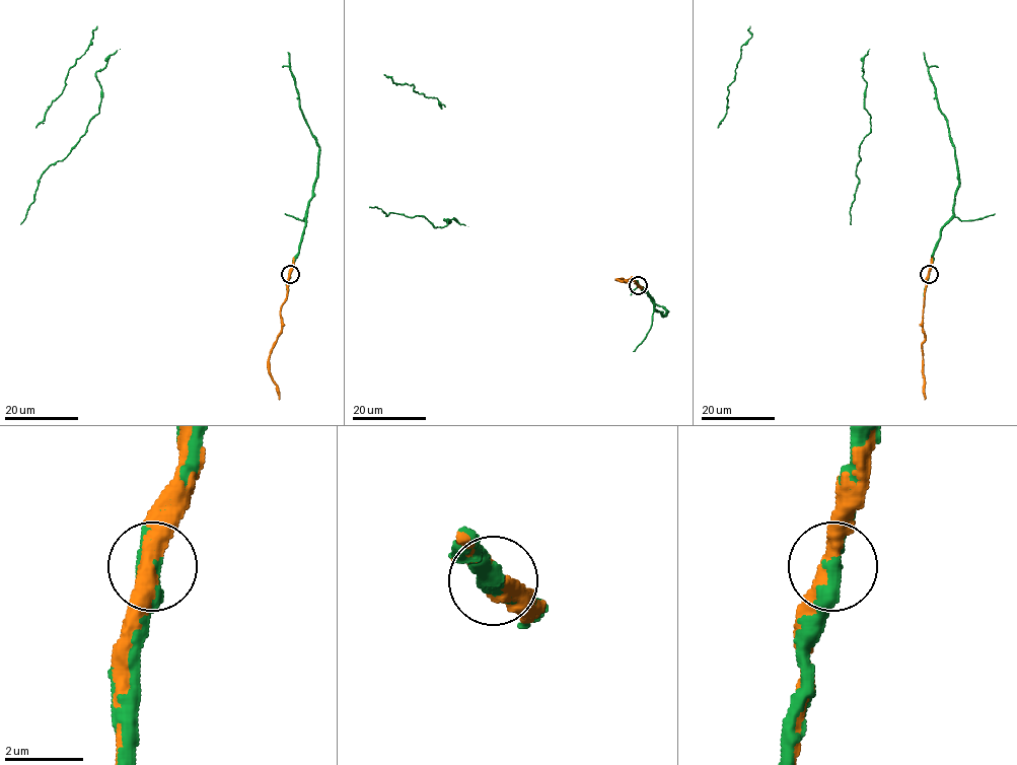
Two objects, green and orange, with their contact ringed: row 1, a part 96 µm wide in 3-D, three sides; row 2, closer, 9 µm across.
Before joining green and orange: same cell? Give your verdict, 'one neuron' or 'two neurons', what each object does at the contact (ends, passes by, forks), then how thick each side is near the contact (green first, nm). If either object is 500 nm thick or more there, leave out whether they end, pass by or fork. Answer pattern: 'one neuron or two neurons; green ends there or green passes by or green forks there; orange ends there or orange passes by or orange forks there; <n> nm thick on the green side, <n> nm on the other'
one neuron; green passes by; orange passes by; 360 nm thick on the green side, 400 nm on the other

